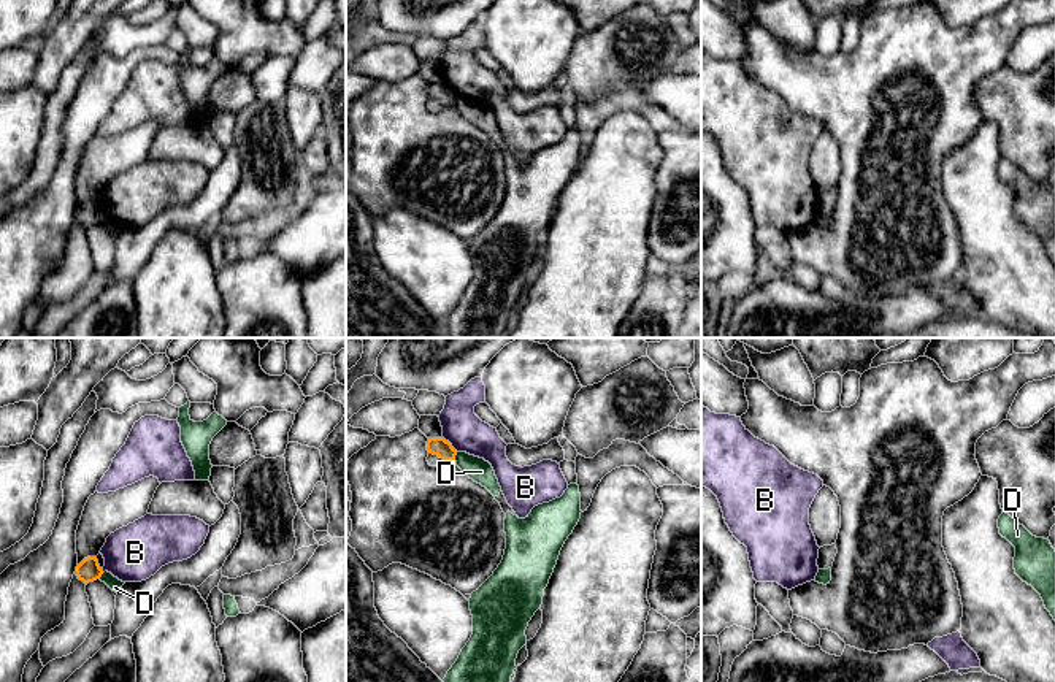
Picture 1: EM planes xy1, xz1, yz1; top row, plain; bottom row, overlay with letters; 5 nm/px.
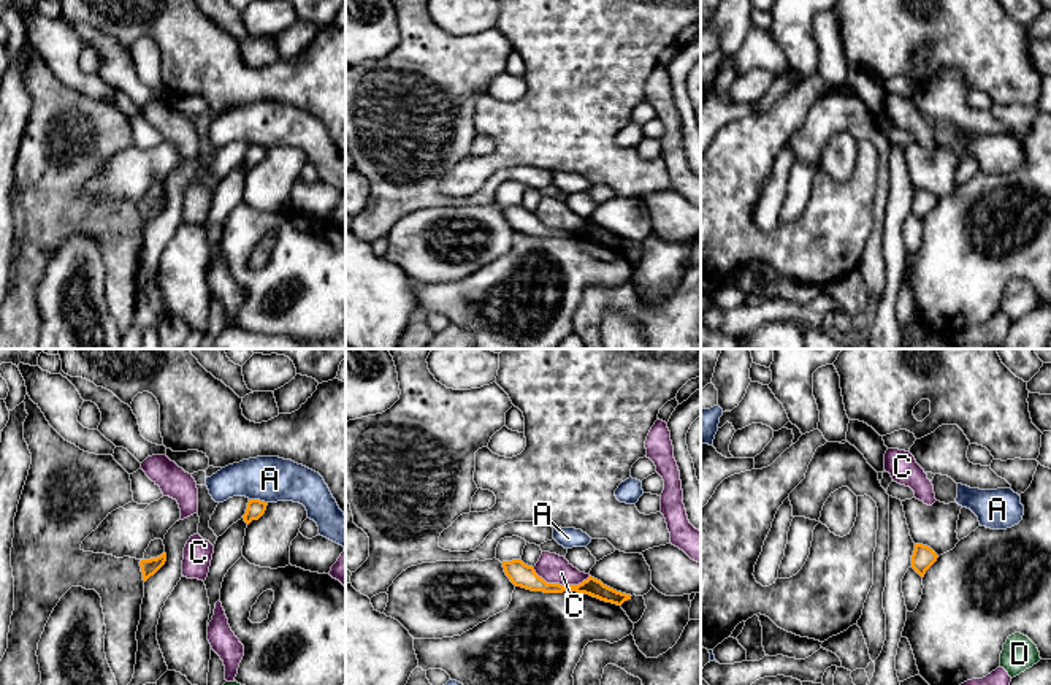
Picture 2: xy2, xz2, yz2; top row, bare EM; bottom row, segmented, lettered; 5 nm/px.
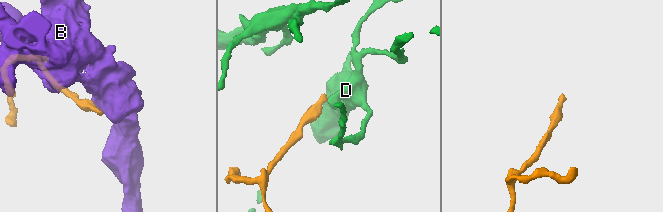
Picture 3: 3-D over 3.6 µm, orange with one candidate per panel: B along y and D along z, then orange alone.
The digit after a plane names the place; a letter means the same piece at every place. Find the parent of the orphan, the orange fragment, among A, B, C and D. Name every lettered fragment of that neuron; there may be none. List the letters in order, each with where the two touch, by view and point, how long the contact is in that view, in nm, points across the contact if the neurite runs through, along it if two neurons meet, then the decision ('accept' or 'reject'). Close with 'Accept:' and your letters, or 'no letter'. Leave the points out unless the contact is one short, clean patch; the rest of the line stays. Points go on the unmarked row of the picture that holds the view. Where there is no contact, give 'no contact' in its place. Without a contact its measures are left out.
A: xy2 (259, 145) | 100 nm | reject
B: xz1 (451, 89) | 110 nm | along xz1 (443, 81), (457, 95) | reject
C: xz2 (561, 230) | 300 nm | reject
D: xz1 (456, 99) | 40 nm | along xz1 (457, 97), (454, 103) | reject
Accept: no letter

